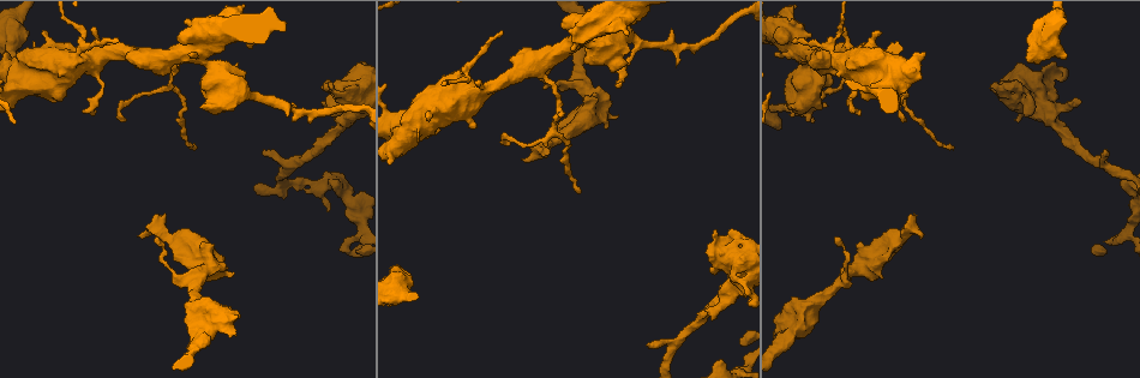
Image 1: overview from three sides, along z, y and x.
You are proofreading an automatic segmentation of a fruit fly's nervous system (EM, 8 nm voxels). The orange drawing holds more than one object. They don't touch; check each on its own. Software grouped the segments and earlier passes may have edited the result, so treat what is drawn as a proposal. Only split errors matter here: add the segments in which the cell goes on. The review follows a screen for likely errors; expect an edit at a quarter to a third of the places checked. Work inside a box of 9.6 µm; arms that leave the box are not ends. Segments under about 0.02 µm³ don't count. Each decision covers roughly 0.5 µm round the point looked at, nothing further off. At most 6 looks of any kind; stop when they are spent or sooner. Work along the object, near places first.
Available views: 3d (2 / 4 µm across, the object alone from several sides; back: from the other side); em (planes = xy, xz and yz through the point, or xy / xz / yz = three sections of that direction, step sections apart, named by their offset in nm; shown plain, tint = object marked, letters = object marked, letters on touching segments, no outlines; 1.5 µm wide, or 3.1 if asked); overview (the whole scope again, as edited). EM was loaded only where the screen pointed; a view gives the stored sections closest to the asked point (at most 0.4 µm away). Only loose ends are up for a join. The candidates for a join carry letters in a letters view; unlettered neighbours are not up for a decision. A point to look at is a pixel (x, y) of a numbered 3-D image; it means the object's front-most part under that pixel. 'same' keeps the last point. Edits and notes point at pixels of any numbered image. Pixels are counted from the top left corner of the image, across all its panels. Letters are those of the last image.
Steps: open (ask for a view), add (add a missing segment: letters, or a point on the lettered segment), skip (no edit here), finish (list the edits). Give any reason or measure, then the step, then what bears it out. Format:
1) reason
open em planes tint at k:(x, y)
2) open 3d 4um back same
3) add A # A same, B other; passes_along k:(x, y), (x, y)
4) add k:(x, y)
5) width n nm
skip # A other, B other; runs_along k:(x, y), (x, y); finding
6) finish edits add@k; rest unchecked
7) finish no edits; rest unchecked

an open end
open 3d 2um at 1:(710, 319)

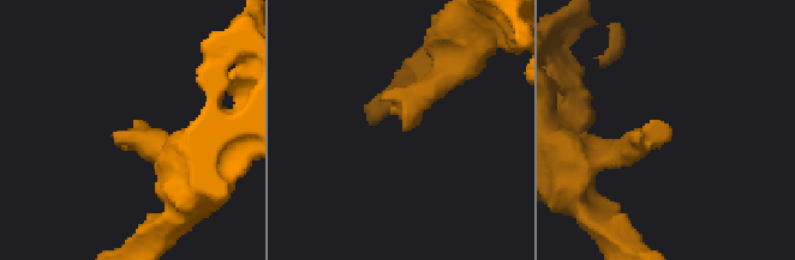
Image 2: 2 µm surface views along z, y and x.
now the EM
open em yz step 8 letters at 2:(134, 127)

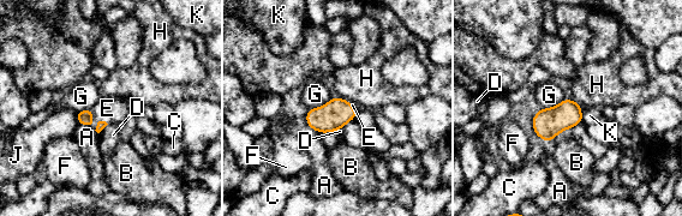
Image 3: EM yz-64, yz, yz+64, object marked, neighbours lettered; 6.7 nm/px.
open em xz step 4 letters same

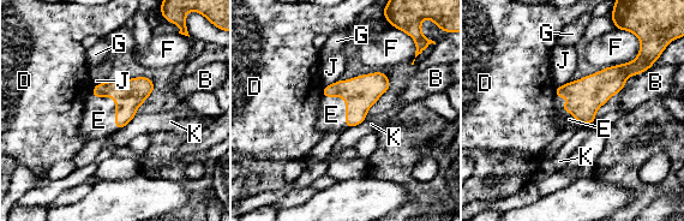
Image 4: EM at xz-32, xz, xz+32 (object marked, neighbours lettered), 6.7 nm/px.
add E # B other, D other, E same, F other, G other, J other, K other; passes_along 4:(592, 91), (569, 102), (569, 119); the cell continues

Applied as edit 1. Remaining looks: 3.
an open end
open em planes letters at 1:(154, 239)

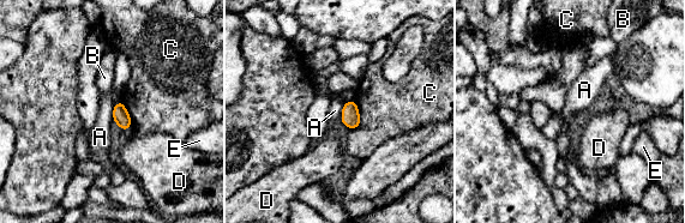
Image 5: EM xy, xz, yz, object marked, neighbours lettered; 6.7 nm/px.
width 110 nm
skip # A other, B other, C other, D other, E other; none of them fits

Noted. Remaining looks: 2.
finish edits add@4; rest unchecked

